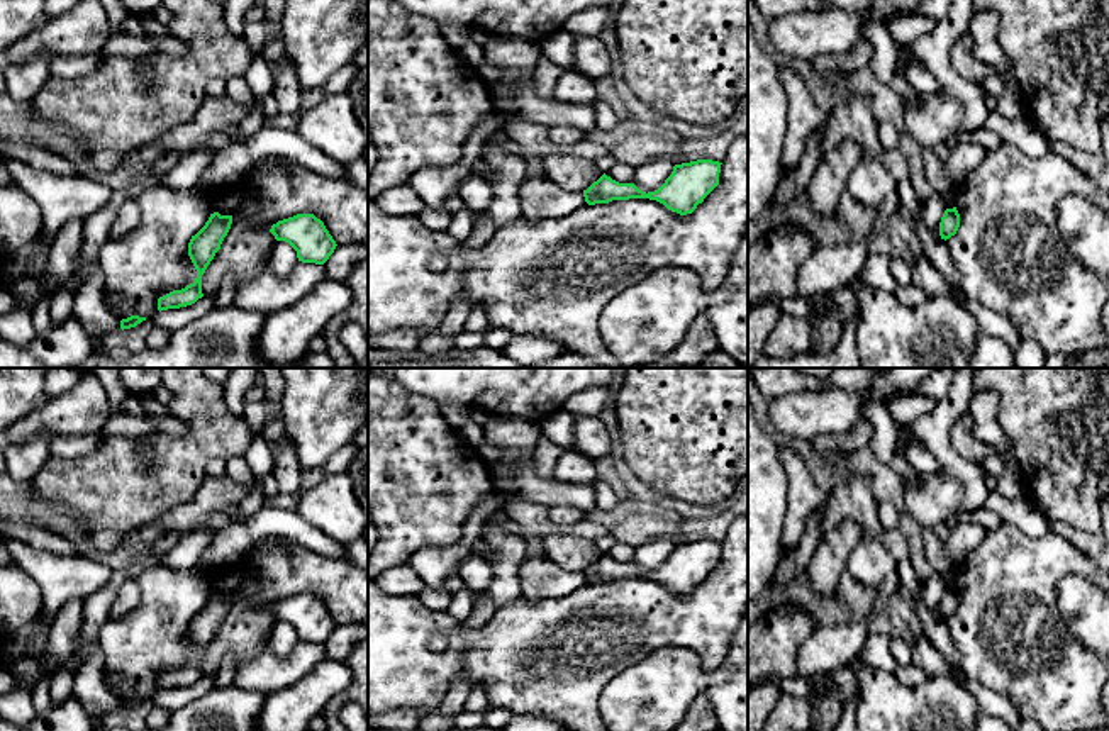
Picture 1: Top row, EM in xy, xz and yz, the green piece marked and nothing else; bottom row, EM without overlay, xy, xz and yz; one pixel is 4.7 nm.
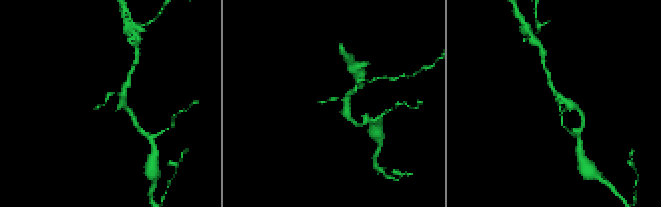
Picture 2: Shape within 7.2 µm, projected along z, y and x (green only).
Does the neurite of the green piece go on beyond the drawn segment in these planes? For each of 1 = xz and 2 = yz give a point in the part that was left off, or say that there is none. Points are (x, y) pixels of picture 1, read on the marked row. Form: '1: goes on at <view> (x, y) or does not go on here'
1: does not go on here
2: does not go on here

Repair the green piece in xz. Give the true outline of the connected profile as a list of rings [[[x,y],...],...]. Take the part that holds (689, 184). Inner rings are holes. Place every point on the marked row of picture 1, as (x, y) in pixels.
[[[697,159],[675,165],[672,175],[655,192],[643,192],[634,183],[619,183],[605,173],[583,190],[588,205],[612,200],[649,198],[680,215],[692,214],[699,204],[719,185],[719,161]]]

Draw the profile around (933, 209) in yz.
[[[933,193],[921,209],[921,215],[922,215],[924,224],[938,237],[941,237],[939,236],[939,222],[941,222],[945,210],[946,210],[946,205],[938,193]]]

